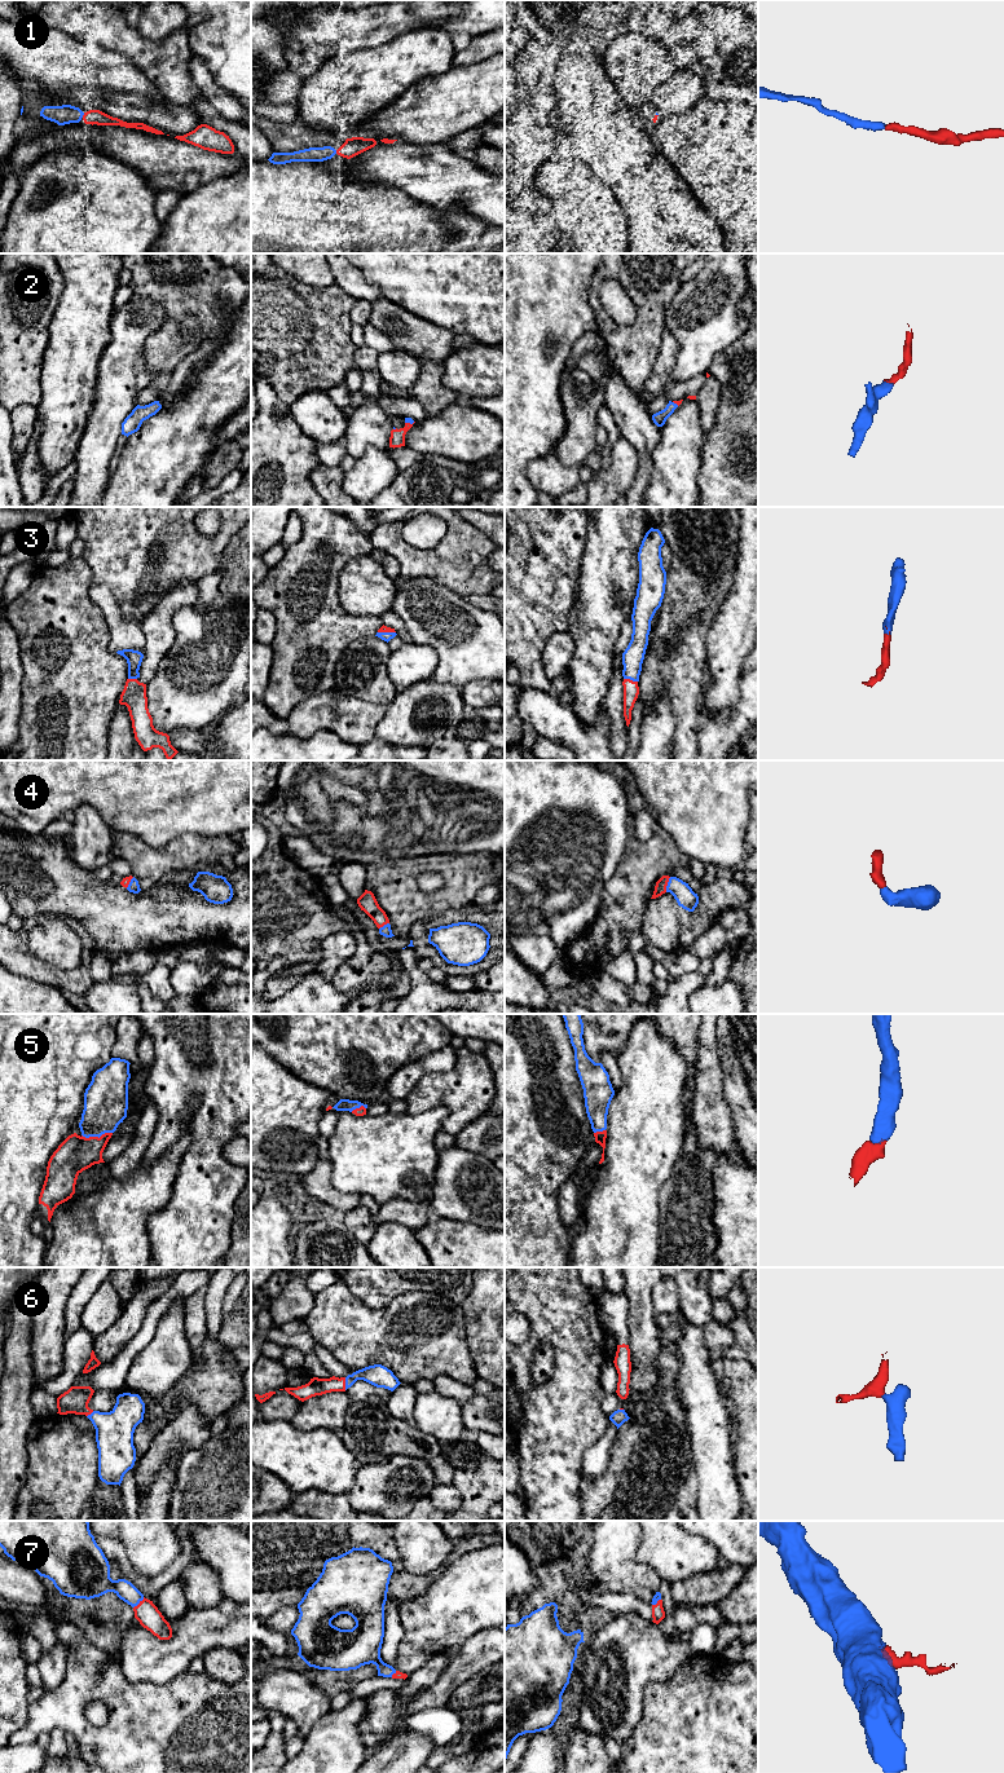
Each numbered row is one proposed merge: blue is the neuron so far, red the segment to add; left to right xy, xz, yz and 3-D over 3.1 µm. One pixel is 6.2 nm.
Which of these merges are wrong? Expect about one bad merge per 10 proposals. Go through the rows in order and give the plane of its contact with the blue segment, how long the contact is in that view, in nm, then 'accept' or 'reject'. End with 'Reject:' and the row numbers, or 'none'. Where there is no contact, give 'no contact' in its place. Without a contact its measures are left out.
1: meets blue in xy; contact 40 nm long; accept
2: meets blue in xz; contact 60 nm long; accept
3: meets blue in yz; contact 90 nm long; accept
4: meets blue in yz; contact 100 nm long; accept
5: meets blue in xy; contact 190 nm long; accept
6: meets blue in xz; contact 80 nm long; accept
7: meets blue in xy; contact 100 nm long; accept
Reject: none

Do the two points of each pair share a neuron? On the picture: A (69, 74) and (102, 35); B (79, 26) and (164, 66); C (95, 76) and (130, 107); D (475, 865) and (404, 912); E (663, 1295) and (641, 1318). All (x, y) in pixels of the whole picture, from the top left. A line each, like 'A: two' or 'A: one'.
A: two
B: one
C: two
D: one
E: two

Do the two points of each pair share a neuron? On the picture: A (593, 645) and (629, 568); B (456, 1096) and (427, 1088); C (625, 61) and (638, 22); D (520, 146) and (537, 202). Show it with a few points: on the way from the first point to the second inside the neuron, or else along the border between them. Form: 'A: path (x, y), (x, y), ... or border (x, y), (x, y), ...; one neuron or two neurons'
A: path (594, 626), (606, 591), (610, 587); one neuron
B: path (449, 1092), (447, 1089), (434, 1089); one neuron
C: border (629, 29), (639, 32); two neurons
D: path (520, 161), (520, 184), (523, 188); one neuron

